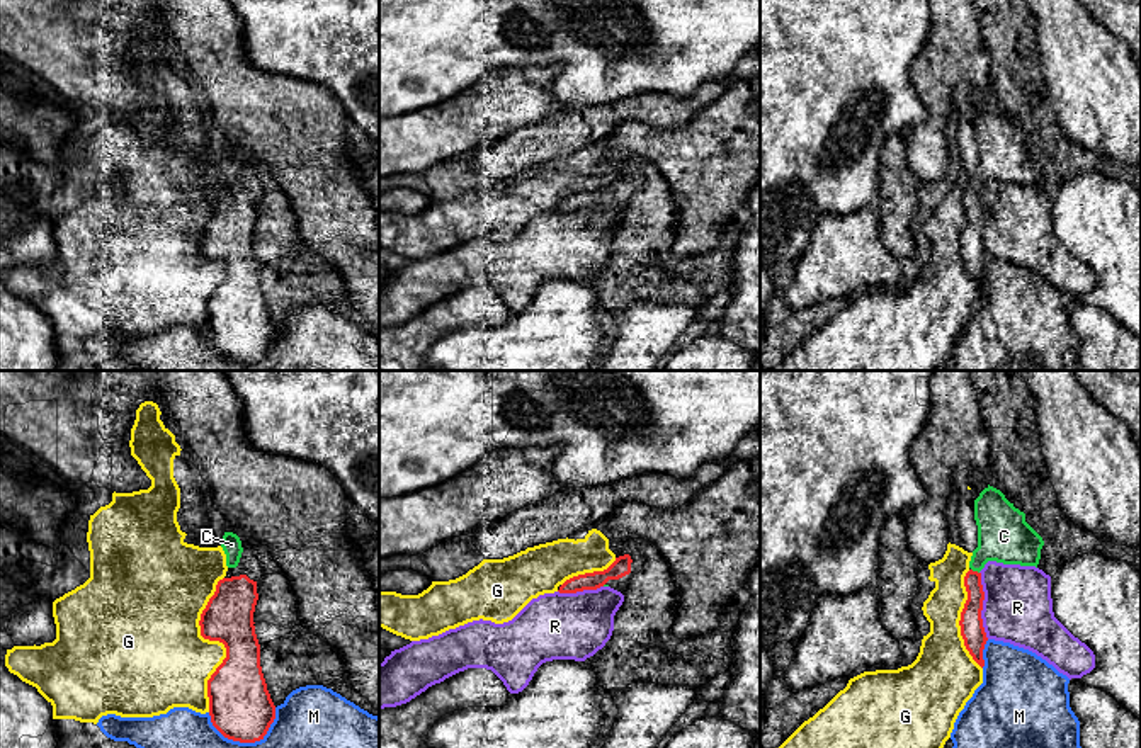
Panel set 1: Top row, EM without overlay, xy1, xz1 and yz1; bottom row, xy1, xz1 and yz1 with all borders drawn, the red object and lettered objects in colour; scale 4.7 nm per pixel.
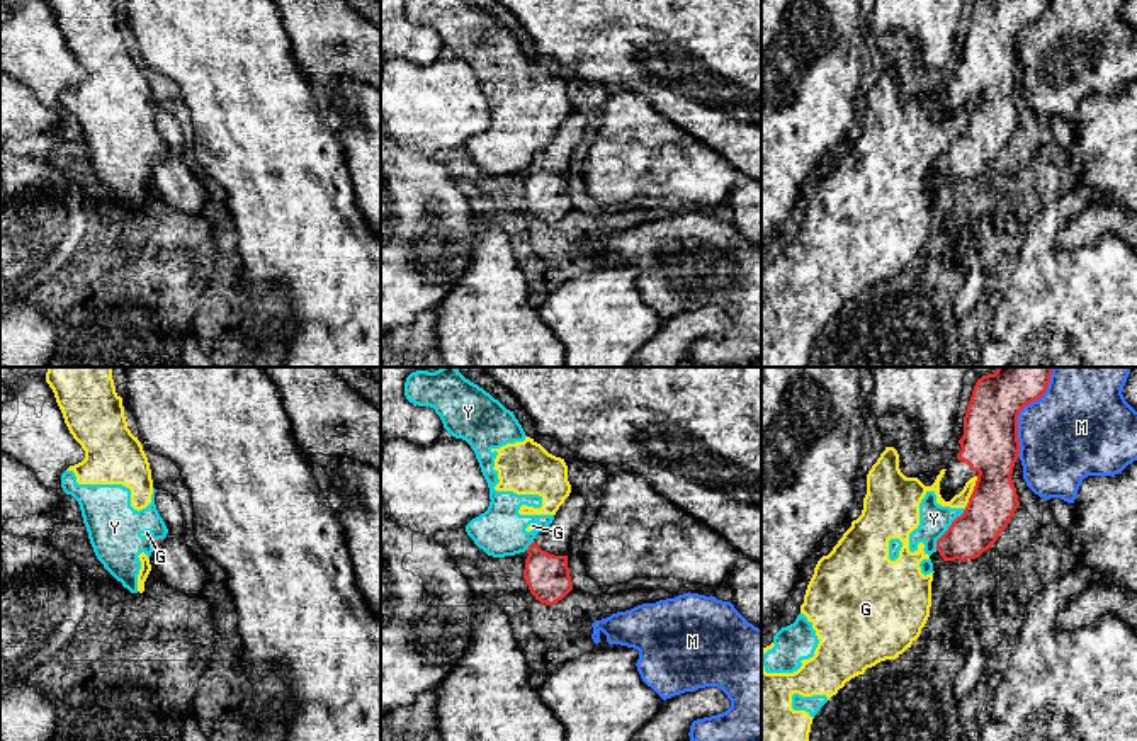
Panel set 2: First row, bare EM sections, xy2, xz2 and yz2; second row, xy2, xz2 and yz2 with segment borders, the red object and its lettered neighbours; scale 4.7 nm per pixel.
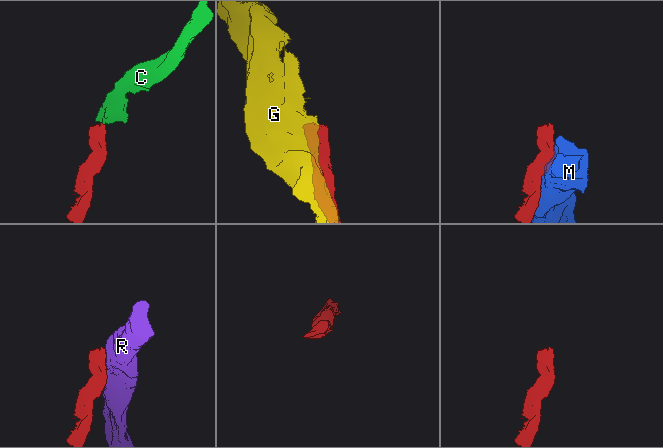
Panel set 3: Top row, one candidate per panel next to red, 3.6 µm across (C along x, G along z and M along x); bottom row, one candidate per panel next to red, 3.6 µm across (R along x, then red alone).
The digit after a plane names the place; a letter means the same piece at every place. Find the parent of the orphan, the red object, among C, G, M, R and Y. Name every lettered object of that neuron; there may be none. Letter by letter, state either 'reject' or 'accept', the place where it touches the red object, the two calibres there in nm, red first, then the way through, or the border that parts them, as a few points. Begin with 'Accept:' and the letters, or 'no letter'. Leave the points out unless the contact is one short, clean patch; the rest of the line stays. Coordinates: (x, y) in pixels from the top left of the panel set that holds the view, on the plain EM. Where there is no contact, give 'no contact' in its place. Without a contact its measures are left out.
Accept: C
C: accept; meets red in yz1 at (975, 191); 110 nm thick on the red side, 260 nm on the other; runs through yz1 (971, 243), (975, 191), (976, 182), (1004, 155)
G: reject; meets red in xy1 at (216, 259); 260 nm thick on the red side, 400 nm on the other
M: reject; meets red in yz2 at (1017, 36); 280 nm thick on the red side, 440 nm on the other
R: reject; meets red in yz1 at (982, 225); 110 nm thick on the red side, 320 nm on the other; border along yz1 (980, 191), (983, 204), (982, 245), (988, 257)
Y: reject; meets red in yz2 at (949, 148); 220 nm thick on the red side, 140 nm on the other; border along yz2 (966, 128), (937, 160), (935, 169)

